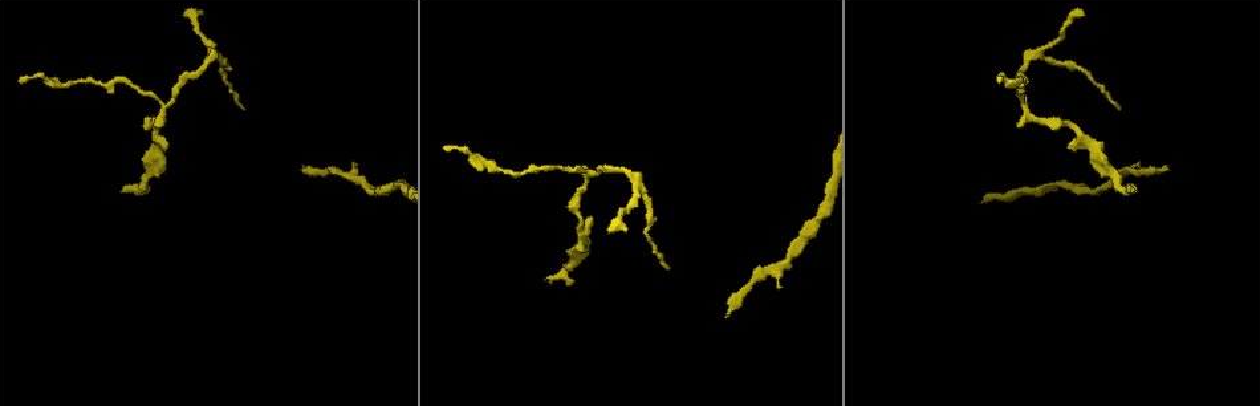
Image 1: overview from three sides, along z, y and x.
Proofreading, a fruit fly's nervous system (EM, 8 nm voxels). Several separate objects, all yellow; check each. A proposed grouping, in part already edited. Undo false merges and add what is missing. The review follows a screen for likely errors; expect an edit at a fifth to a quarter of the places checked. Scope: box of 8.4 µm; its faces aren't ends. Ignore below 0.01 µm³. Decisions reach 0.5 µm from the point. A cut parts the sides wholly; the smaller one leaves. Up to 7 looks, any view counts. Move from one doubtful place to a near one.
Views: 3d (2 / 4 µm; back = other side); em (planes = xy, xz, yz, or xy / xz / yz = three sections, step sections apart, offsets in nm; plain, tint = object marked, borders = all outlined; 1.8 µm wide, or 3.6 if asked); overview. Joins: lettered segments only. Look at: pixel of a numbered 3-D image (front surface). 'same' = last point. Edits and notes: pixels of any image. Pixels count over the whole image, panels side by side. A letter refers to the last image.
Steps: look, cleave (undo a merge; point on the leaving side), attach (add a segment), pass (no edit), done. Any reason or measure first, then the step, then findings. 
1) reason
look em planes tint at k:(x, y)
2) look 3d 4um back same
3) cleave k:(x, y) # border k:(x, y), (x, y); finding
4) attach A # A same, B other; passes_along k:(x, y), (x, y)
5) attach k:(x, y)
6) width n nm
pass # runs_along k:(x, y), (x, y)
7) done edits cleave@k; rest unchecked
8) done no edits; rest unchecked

thin end
look 3d 2um at 1:(1016, 125)

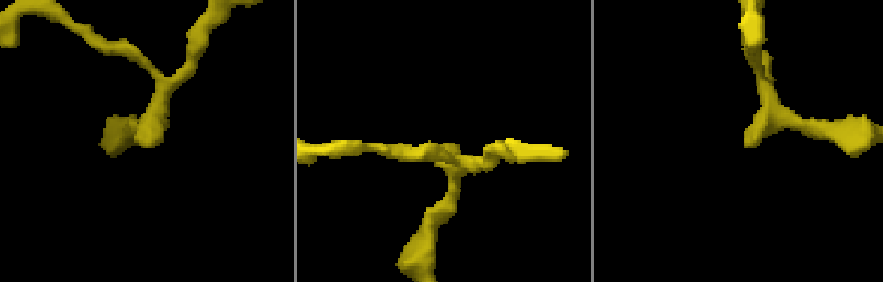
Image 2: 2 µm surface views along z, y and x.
arms 3; shape alone is not enough
look em xy step 4 borders at 2:(445, 143)

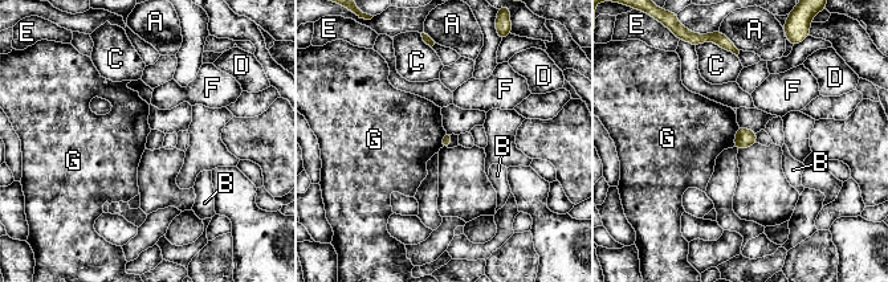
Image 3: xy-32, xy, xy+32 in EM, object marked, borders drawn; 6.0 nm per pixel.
look em planes borders same

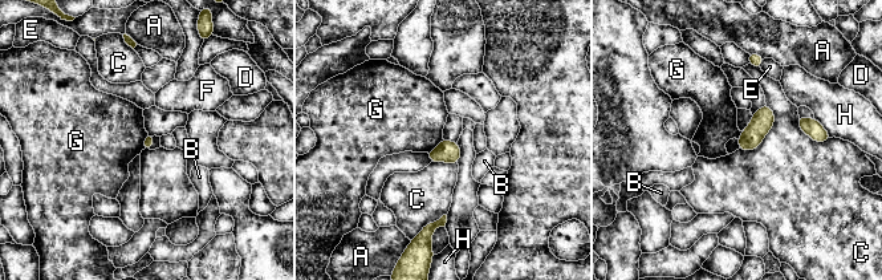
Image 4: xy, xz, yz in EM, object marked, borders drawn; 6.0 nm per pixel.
pass # A other, B other, C other, D other, E other, F other, G other, H other; border 4:(443, 140), (427, 153); no lettered segment goes on from it

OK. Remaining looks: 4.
branch stops here
look em 3.6um planes borders at 1:(122, 192)

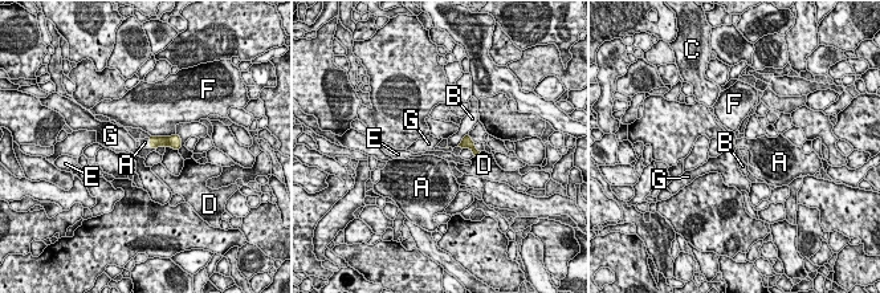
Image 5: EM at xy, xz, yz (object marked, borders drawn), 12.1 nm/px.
attach A # A same, B other, C other, D other, E other, F other, G other; passes_along 5:(155, 142), (150, 142), (145, 142); it goes on there

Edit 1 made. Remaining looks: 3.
tapers out
look em planes borders at 1:(726, 318)

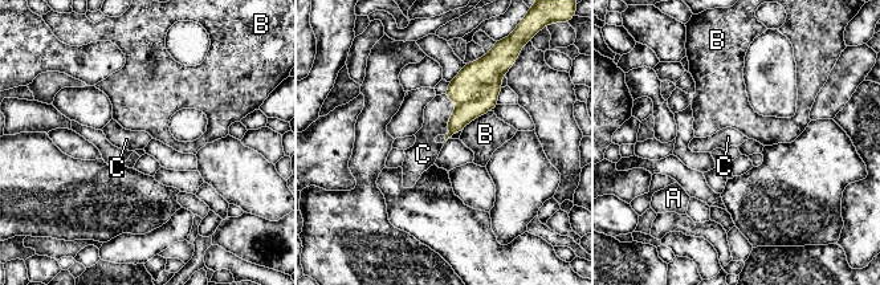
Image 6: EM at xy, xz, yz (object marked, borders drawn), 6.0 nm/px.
attach C # A other, B other, C same; passes_along 6:(475, 89), (452, 114), (436, 114); it goes on there

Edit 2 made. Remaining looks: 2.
done edits attach@5, attach@6; rest unchecked

